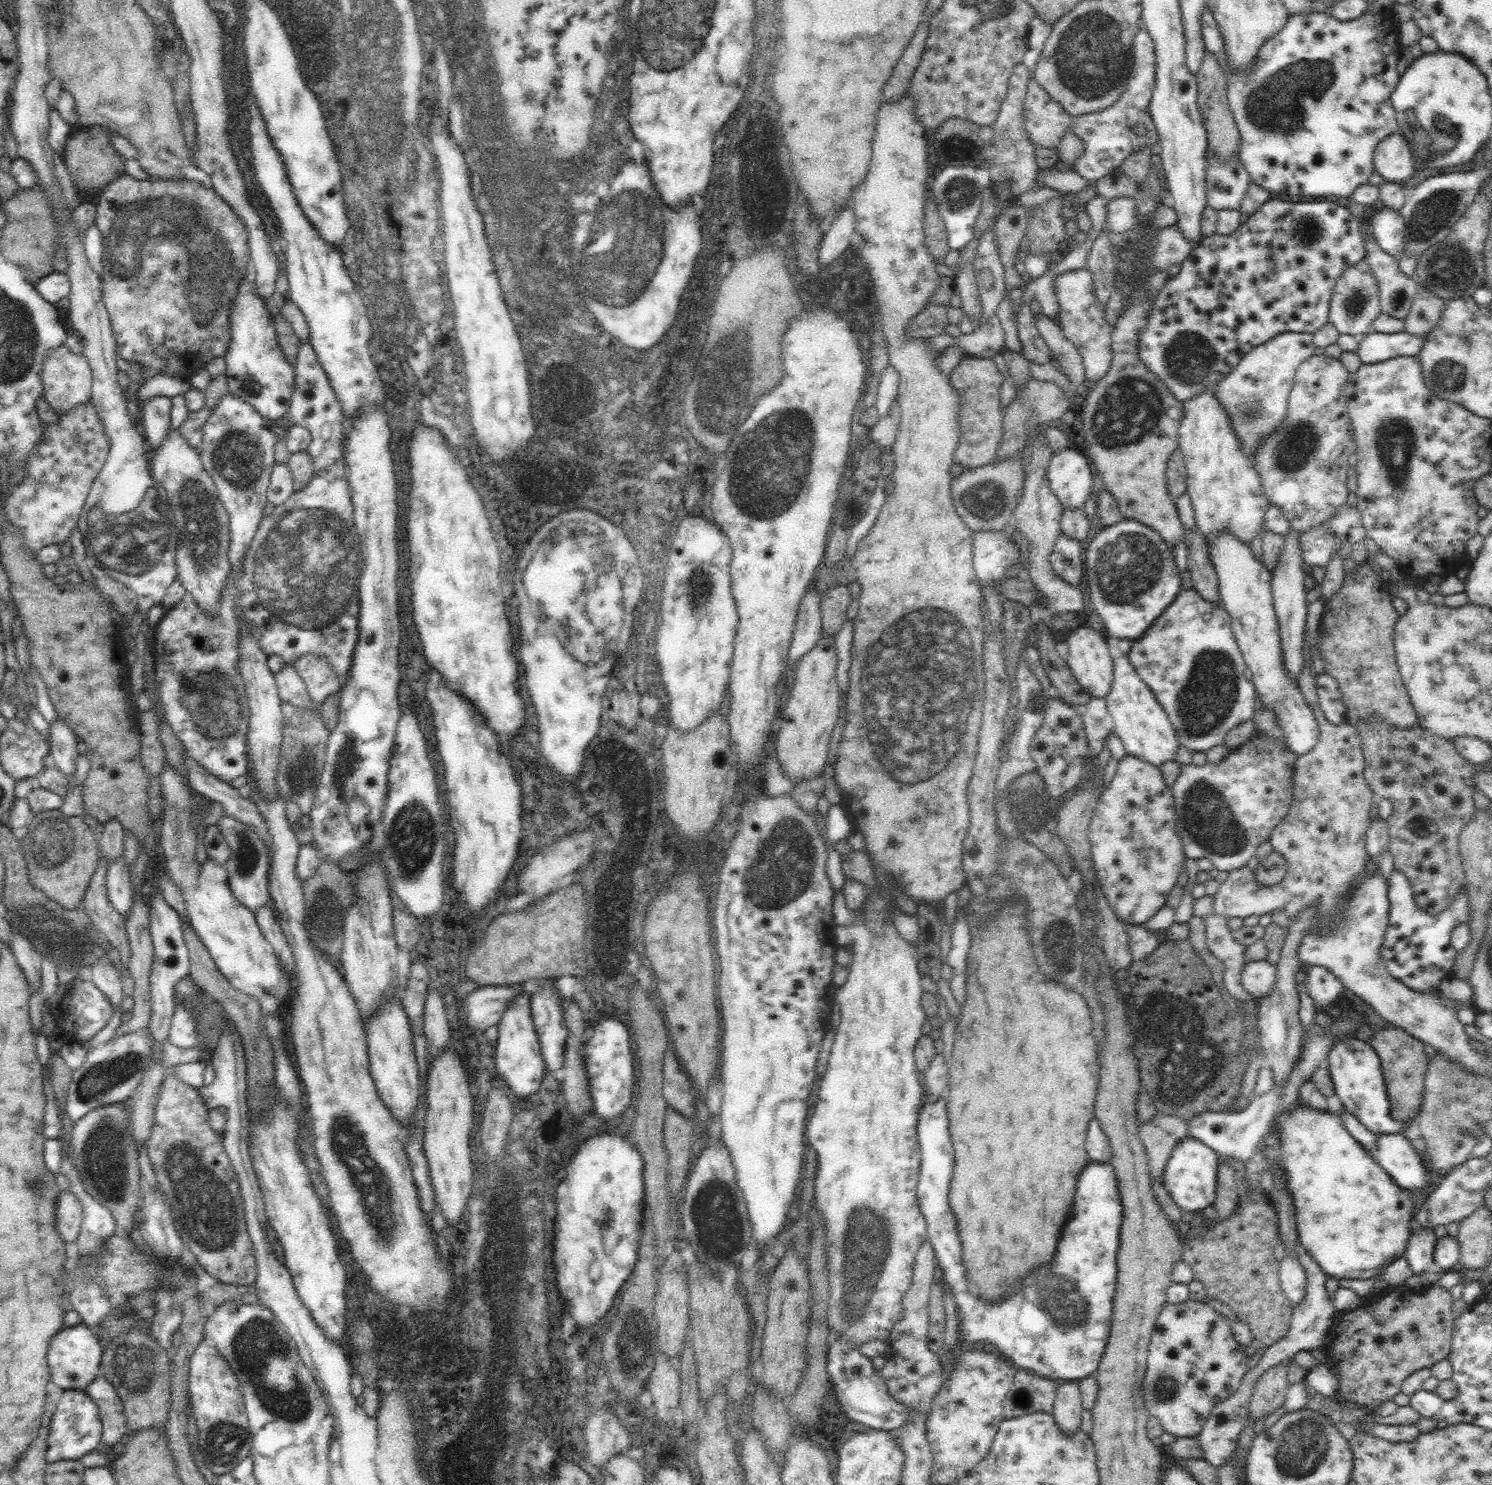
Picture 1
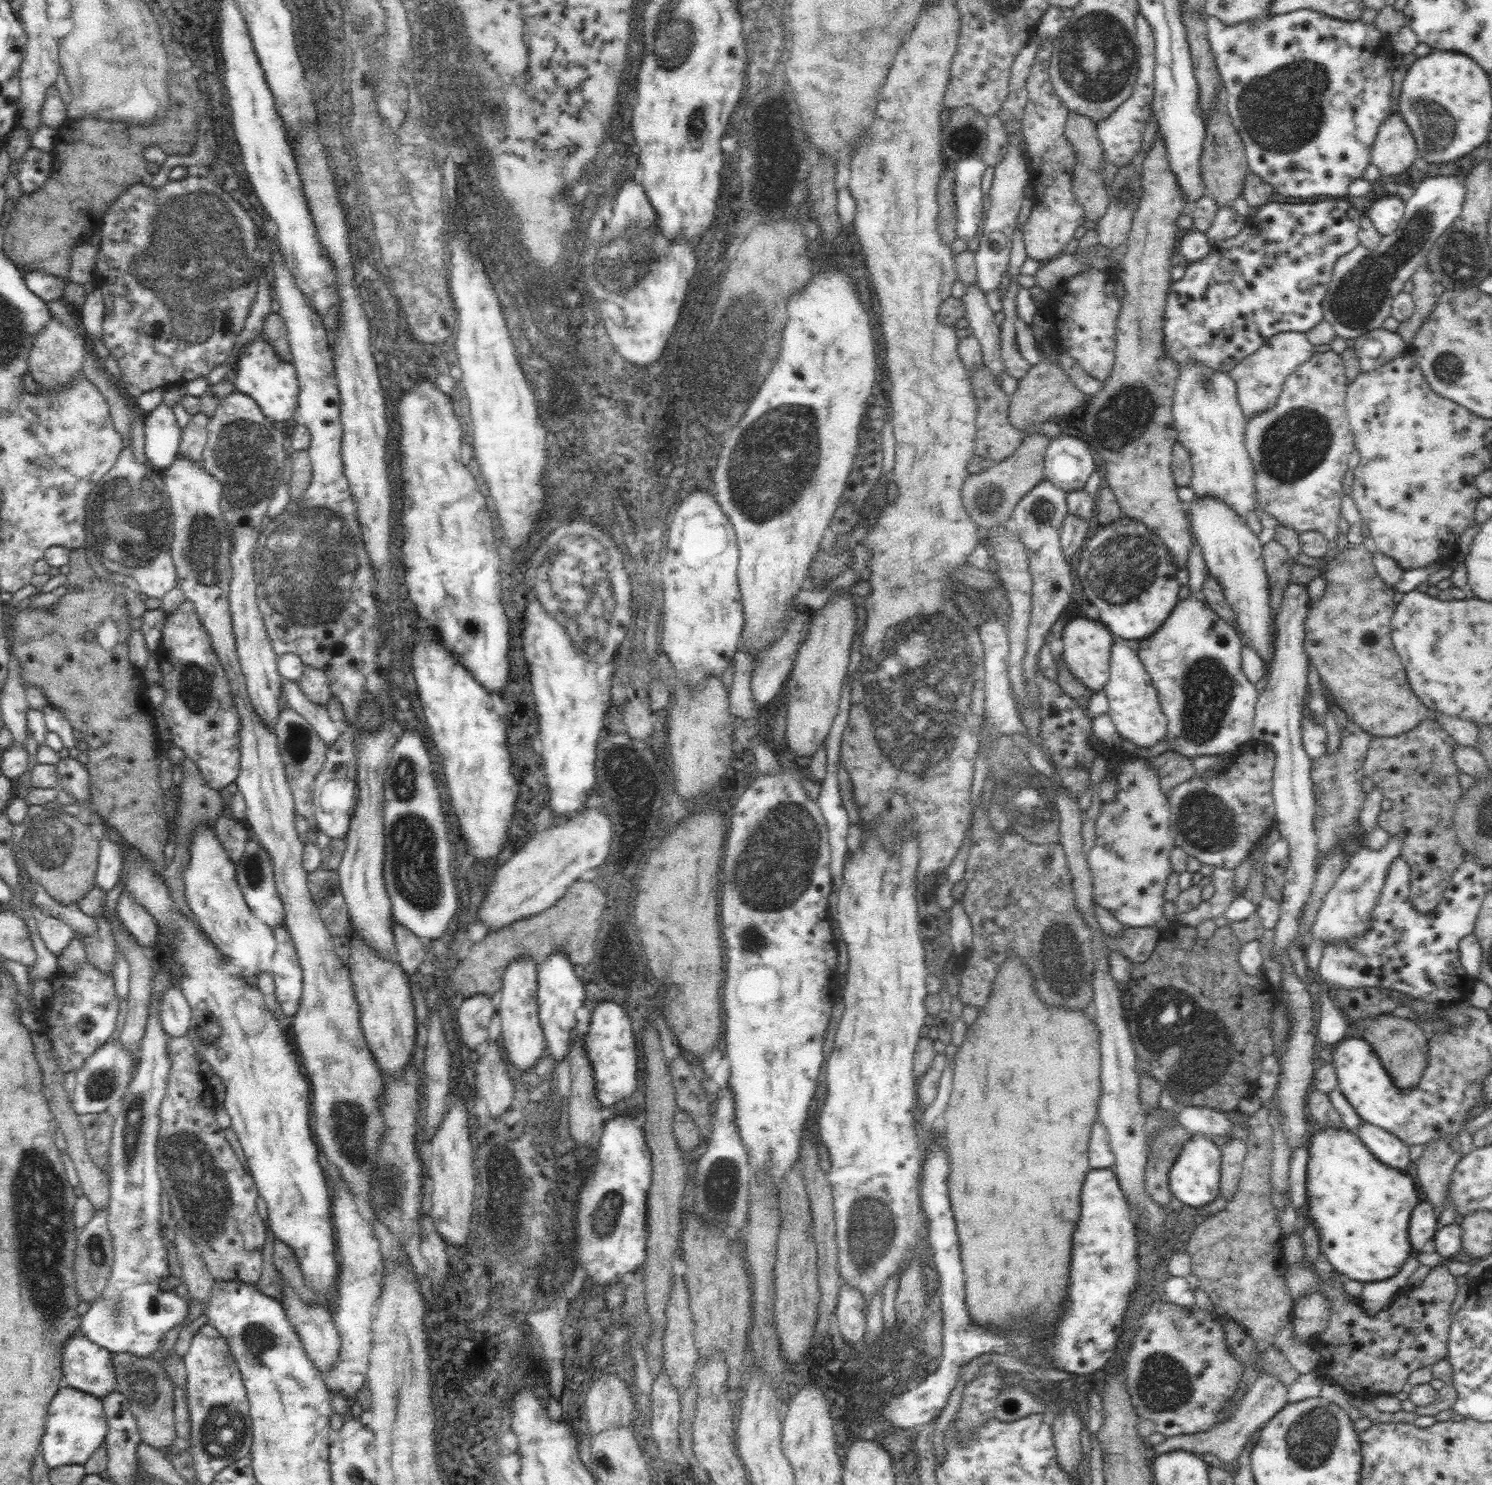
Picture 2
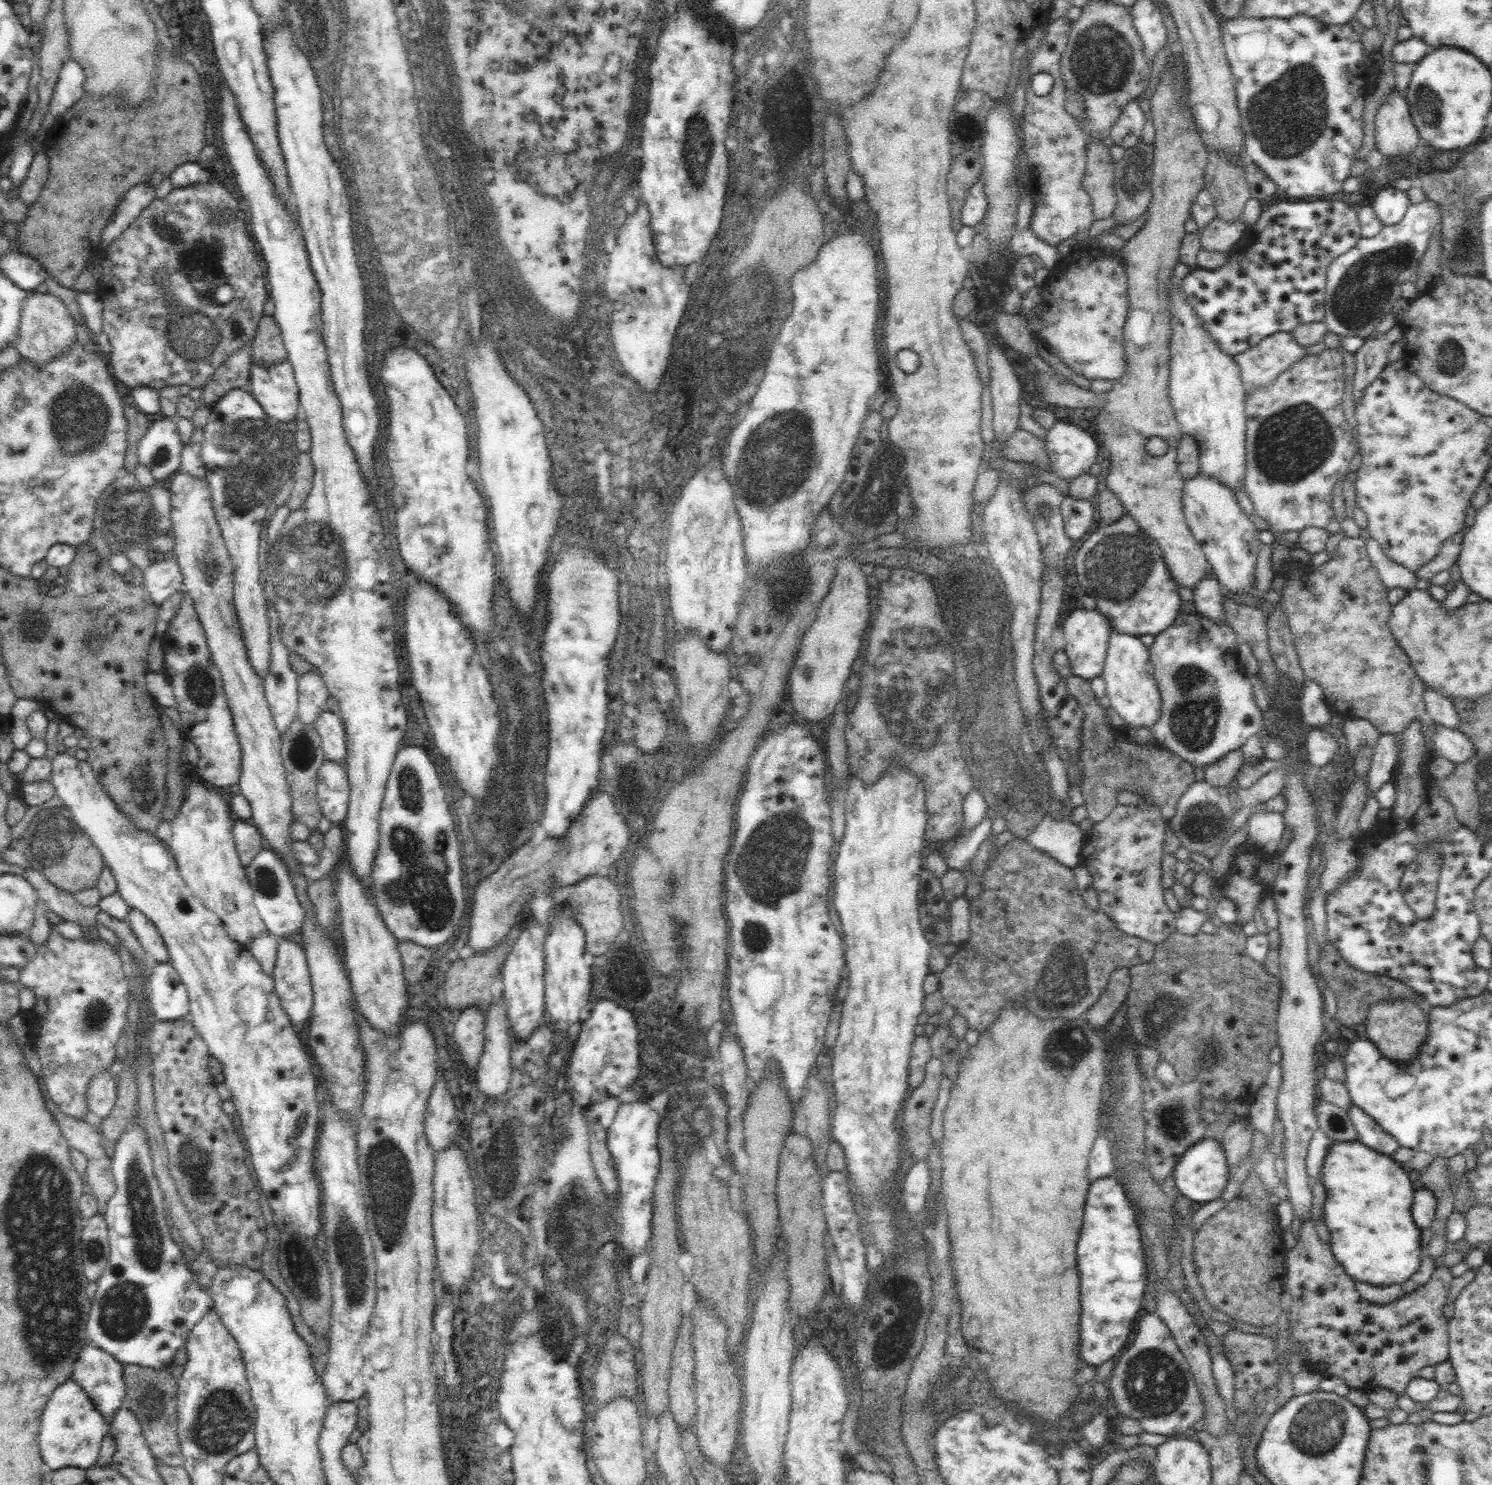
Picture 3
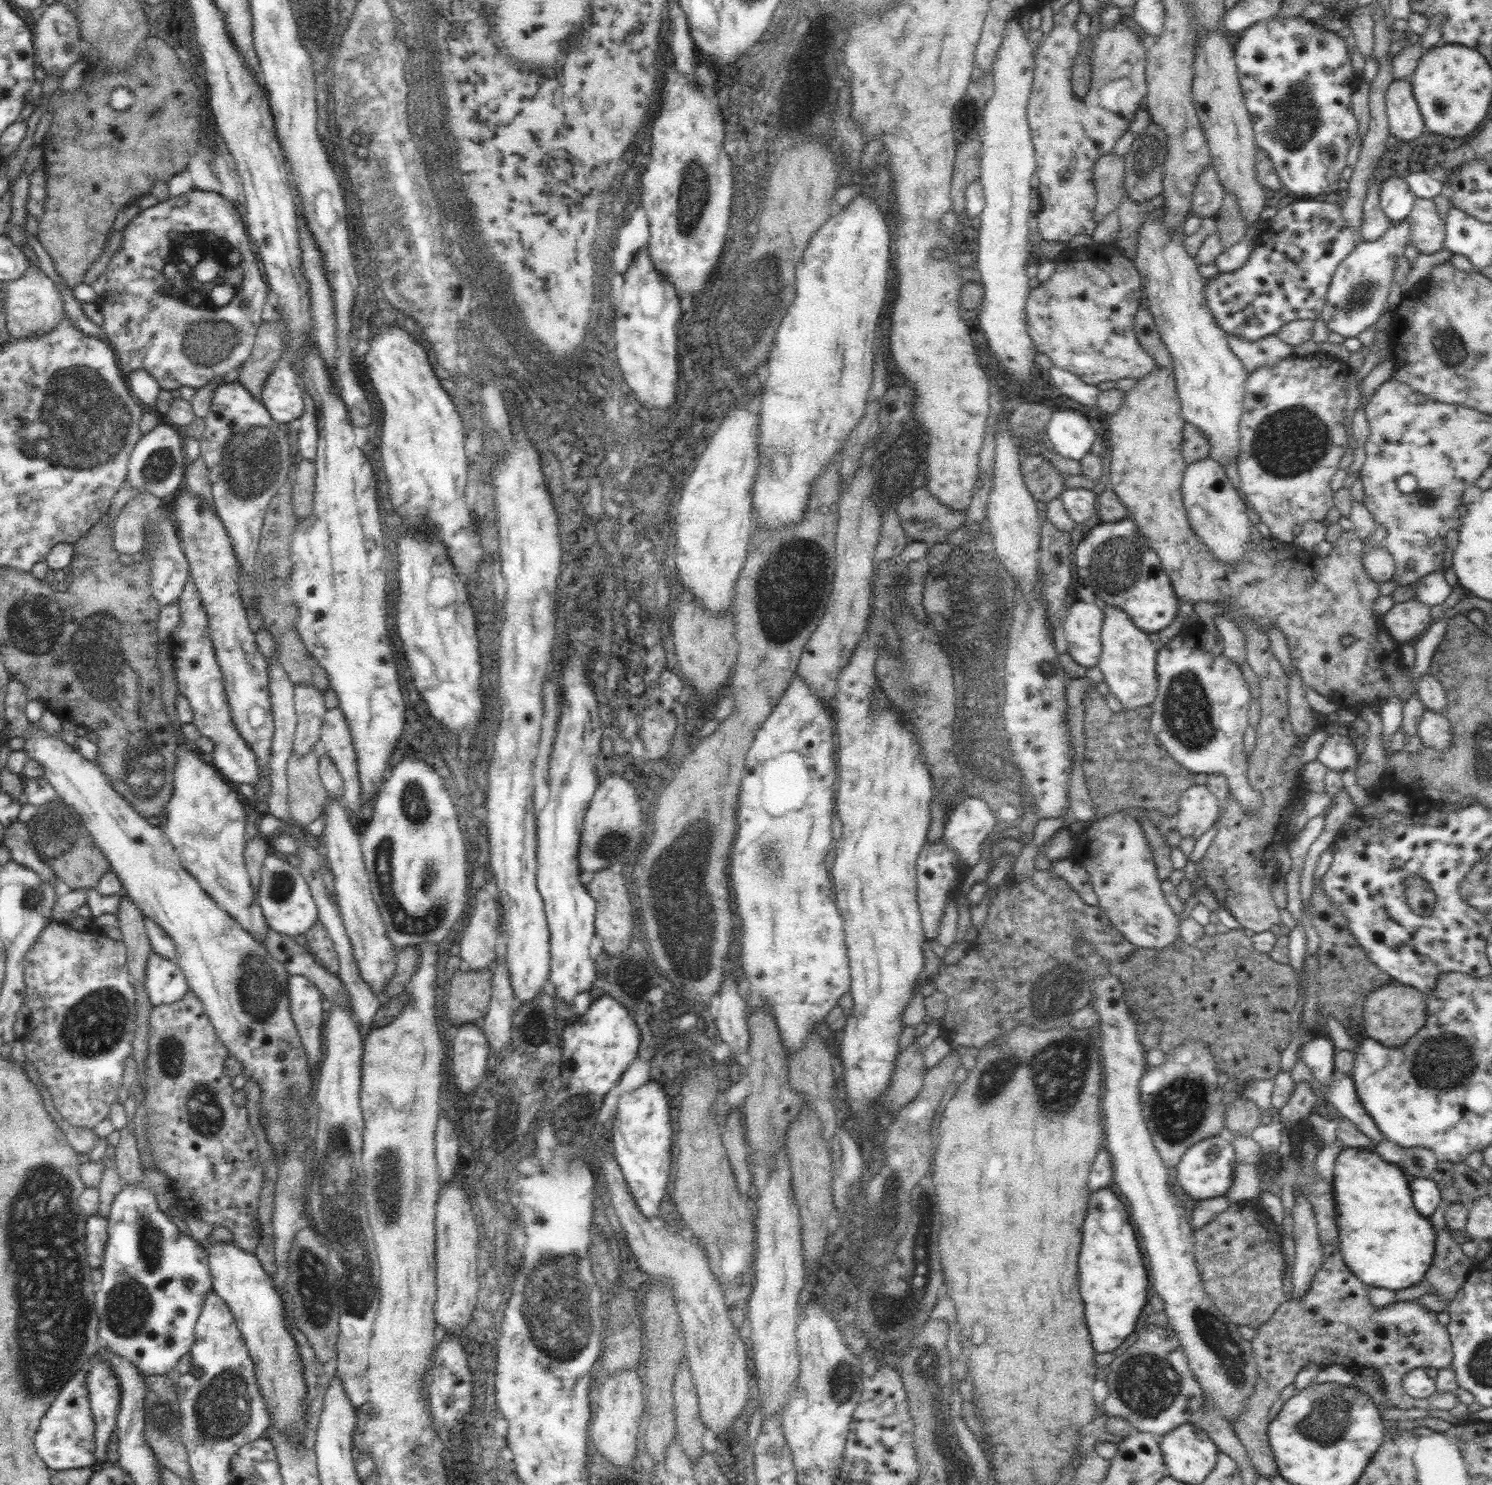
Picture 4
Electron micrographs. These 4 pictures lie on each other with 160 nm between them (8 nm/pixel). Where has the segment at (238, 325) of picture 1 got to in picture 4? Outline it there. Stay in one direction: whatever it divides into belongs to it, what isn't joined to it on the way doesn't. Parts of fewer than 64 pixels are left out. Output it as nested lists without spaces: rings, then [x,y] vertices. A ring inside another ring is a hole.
[[[281,357],[264,383],[261,401],[282,429],[303,416],[303,388],[290,359]]]

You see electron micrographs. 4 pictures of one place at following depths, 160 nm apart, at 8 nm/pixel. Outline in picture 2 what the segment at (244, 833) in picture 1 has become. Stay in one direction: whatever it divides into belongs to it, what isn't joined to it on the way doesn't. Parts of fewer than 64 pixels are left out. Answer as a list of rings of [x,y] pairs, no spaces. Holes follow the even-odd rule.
[[[249,836],[243,855],[234,863],[236,867],[236,881],[238,881],[240,890],[243,892],[243,897],[250,910],[255,912],[255,915],[270,928],[284,925],[285,914],[282,899],[275,885],[276,880],[271,859],[262,843],[255,836]]]

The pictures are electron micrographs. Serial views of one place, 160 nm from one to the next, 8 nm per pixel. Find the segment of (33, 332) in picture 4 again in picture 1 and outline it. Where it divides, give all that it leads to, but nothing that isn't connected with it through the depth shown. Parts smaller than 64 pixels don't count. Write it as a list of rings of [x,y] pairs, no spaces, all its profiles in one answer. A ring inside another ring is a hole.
[[[61,344],[46,357],[40,378],[44,398],[59,414],[67,412],[79,404],[91,402],[93,375],[87,358],[82,353],[72,353],[70,348],[64,344]]]

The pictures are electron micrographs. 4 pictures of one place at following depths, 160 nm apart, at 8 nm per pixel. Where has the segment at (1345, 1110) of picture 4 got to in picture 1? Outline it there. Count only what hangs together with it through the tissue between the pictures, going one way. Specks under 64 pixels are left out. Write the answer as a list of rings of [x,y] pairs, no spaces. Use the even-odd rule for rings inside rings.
[[[1383,1134],[1377,1135],[1377,1145],[1371,1150],[1371,1155],[1375,1161],[1392,1177],[1392,1180],[1404,1190],[1409,1192],[1423,1192],[1428,1186],[1435,1184],[1432,1172],[1428,1170],[1427,1162],[1422,1153],[1416,1153],[1410,1140],[1403,1135]]]

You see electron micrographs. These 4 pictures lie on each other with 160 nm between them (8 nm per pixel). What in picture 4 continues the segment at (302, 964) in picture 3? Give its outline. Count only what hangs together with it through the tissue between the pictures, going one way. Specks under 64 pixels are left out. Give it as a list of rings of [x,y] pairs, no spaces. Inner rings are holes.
[[[290,975],[288,996],[290,1012],[306,1054],[311,1074],[321,1065],[324,1023],[322,1014],[327,1007],[319,988],[308,977]]]

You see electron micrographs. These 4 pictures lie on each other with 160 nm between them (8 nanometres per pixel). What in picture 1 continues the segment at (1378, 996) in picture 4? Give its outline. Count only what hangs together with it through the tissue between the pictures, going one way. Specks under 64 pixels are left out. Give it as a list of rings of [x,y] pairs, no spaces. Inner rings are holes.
[[[1388,1023],[1388,1027],[1384,1027],[1384,1030],[1372,1034],[1370,1044],[1381,1060],[1391,1115],[1395,1120],[1411,1122],[1420,1112],[1425,1099],[1425,1074],[1430,1058],[1424,1053],[1424,1043],[1408,1034],[1403,1028]]]

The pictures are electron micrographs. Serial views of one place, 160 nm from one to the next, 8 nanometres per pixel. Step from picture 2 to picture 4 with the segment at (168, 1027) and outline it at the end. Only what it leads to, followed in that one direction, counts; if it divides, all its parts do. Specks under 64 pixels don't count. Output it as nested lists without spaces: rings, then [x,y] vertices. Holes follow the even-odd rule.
[[[153,952],[146,967],[145,987],[153,1006],[179,1002],[189,986],[184,971],[176,960],[170,960]]]

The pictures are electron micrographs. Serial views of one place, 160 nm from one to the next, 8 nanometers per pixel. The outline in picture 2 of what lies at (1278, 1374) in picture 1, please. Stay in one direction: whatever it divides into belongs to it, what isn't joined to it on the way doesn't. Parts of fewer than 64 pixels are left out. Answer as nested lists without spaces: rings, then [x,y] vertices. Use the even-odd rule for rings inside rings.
[[[1264,1373],[1259,1375],[1249,1383],[1249,1389],[1246,1394],[1239,1400],[1235,1416],[1228,1418],[1226,1421],[1216,1423],[1211,1430],[1189,1435],[1176,1435],[1165,1437],[1164,1441],[1154,1446],[1153,1456],[1160,1455],[1164,1452],[1170,1452],[1177,1448],[1182,1448],[1186,1452],[1193,1452],[1202,1456],[1204,1452],[1210,1452],[1222,1462],[1233,1463],[1242,1454],[1243,1448],[1248,1444],[1252,1432],[1260,1429],[1260,1424],[1268,1422],[1281,1408],[1288,1404],[1288,1387],[1285,1386],[1275,1375]]]

